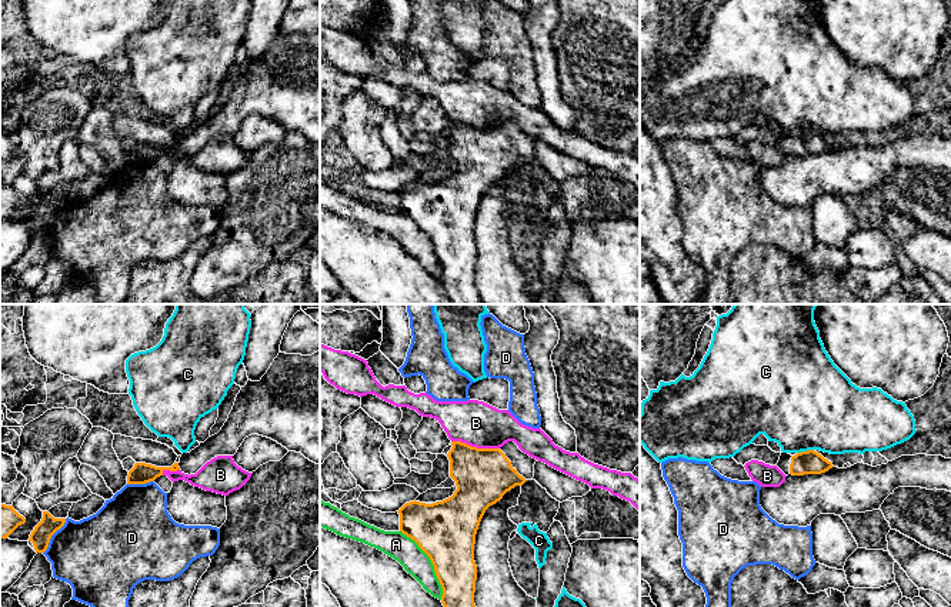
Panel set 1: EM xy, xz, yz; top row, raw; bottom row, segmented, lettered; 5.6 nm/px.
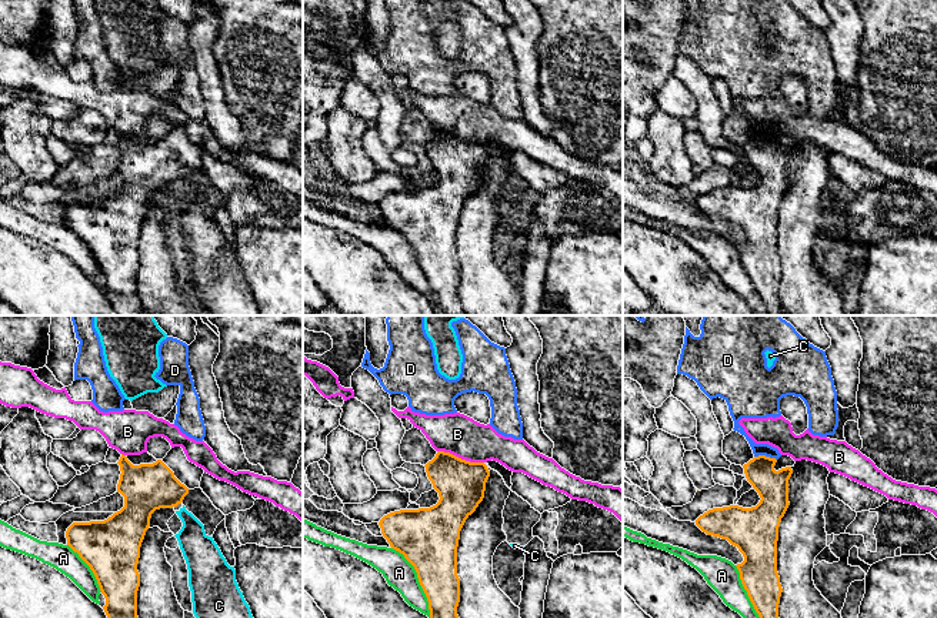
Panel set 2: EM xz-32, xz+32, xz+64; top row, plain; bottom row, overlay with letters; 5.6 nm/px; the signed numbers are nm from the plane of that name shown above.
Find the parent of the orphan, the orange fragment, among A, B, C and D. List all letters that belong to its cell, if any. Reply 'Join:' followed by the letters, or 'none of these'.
Join: none of these

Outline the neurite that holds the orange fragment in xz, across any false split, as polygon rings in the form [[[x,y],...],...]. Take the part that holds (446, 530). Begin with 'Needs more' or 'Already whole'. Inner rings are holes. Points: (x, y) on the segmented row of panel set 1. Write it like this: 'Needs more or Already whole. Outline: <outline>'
Needs more. Outline: [[[451,441],[450,477],[457,490],[443,501],[426,504],[406,503],[400,510],[400,531],[414,540],[430,557],[441,584],[444,607],[476,607],[474,593],[477,566],[474,561],[476,534],[485,510],[503,496],[534,477],[535,458],[523,453],[514,441],[500,448],[477,448],[461,441]]]

